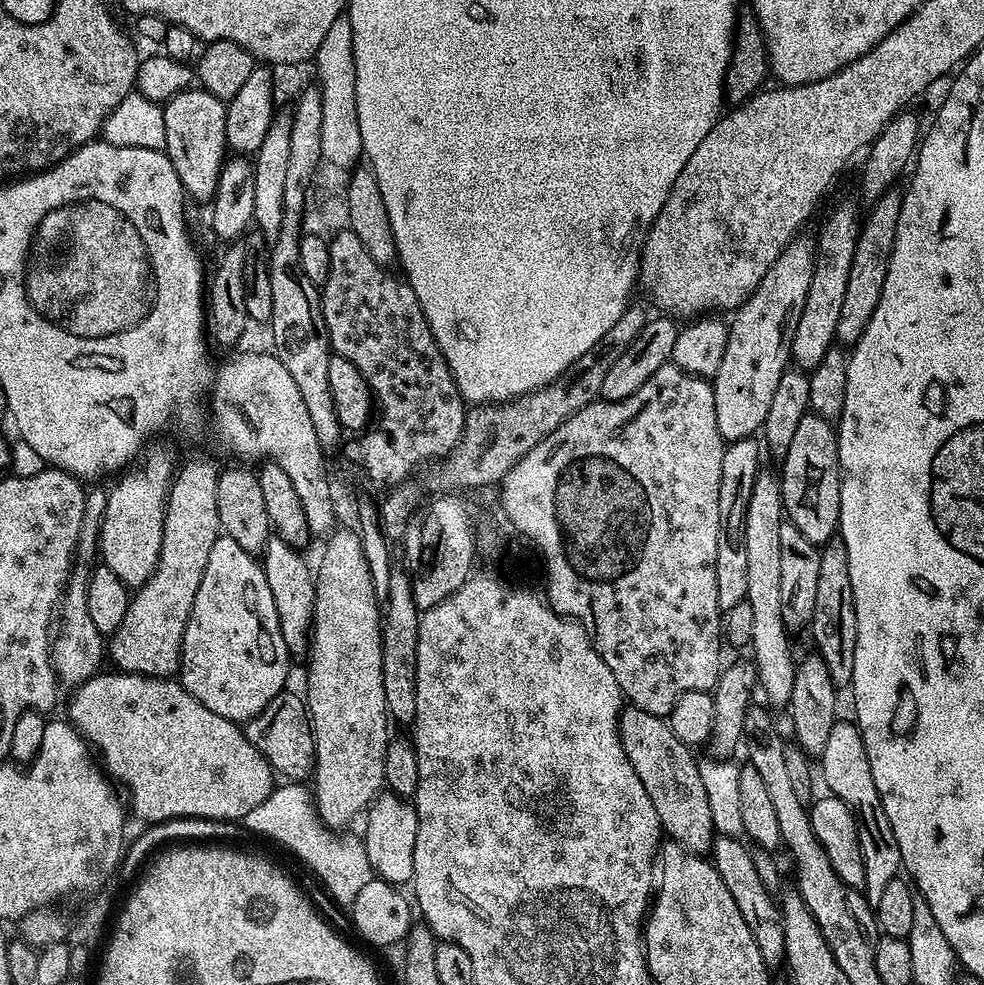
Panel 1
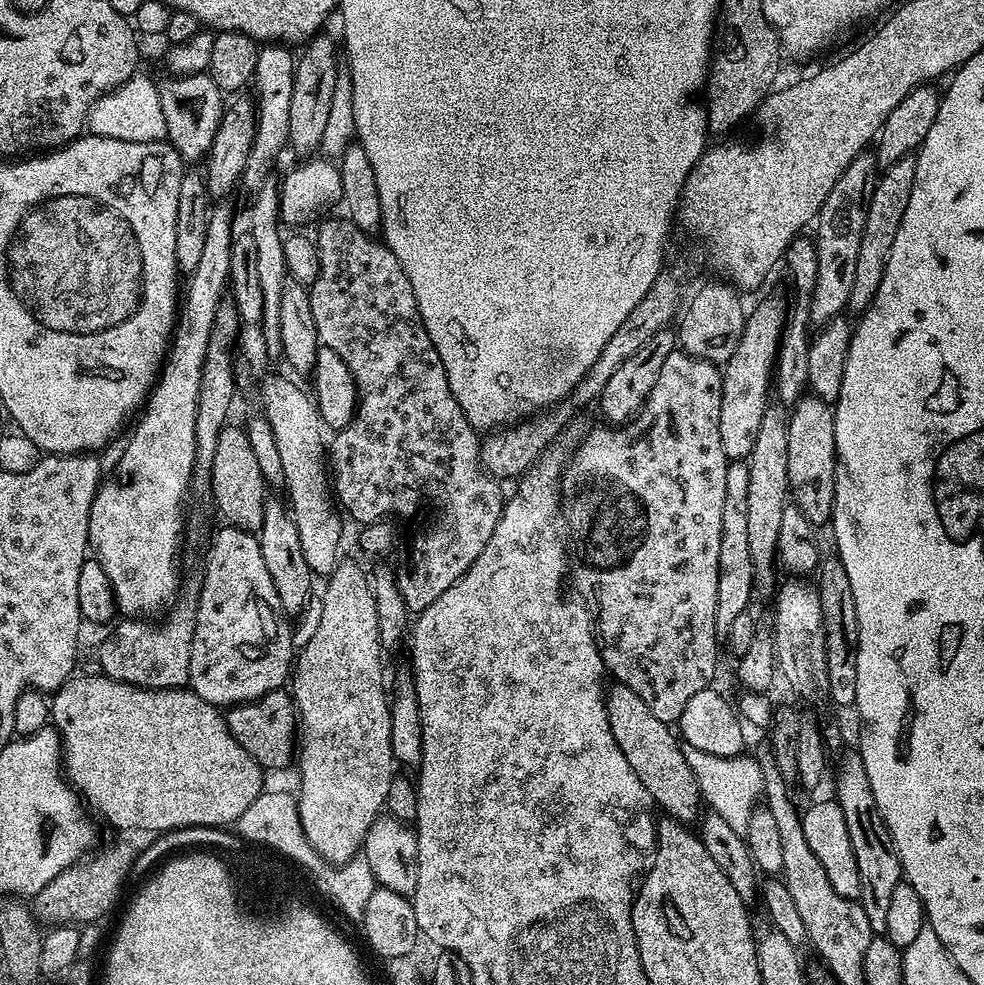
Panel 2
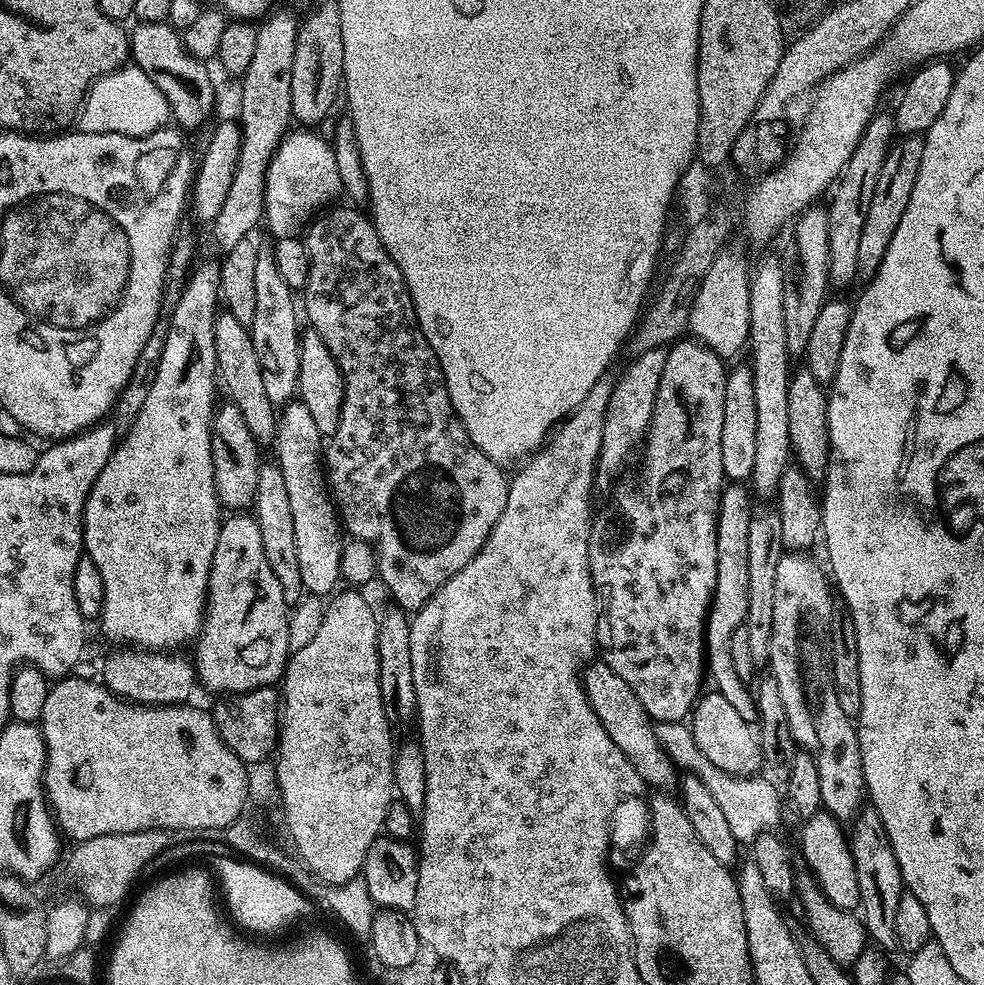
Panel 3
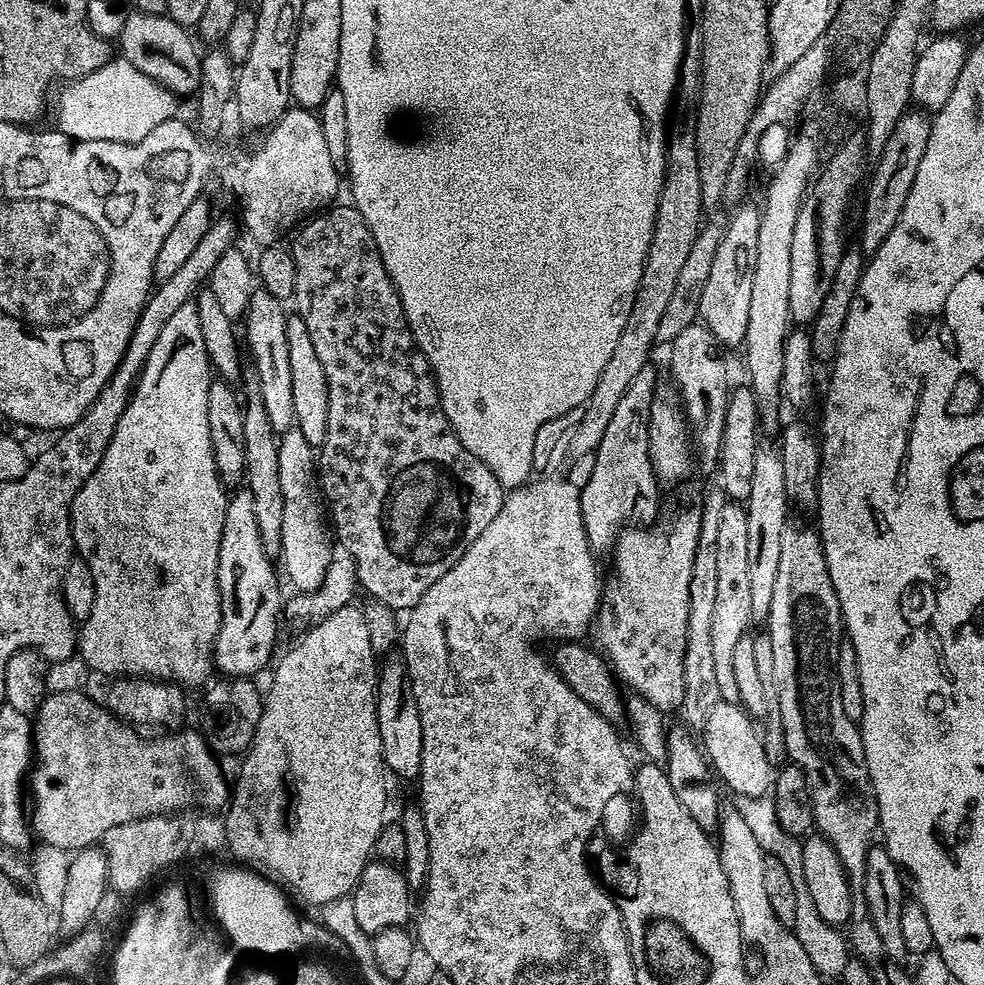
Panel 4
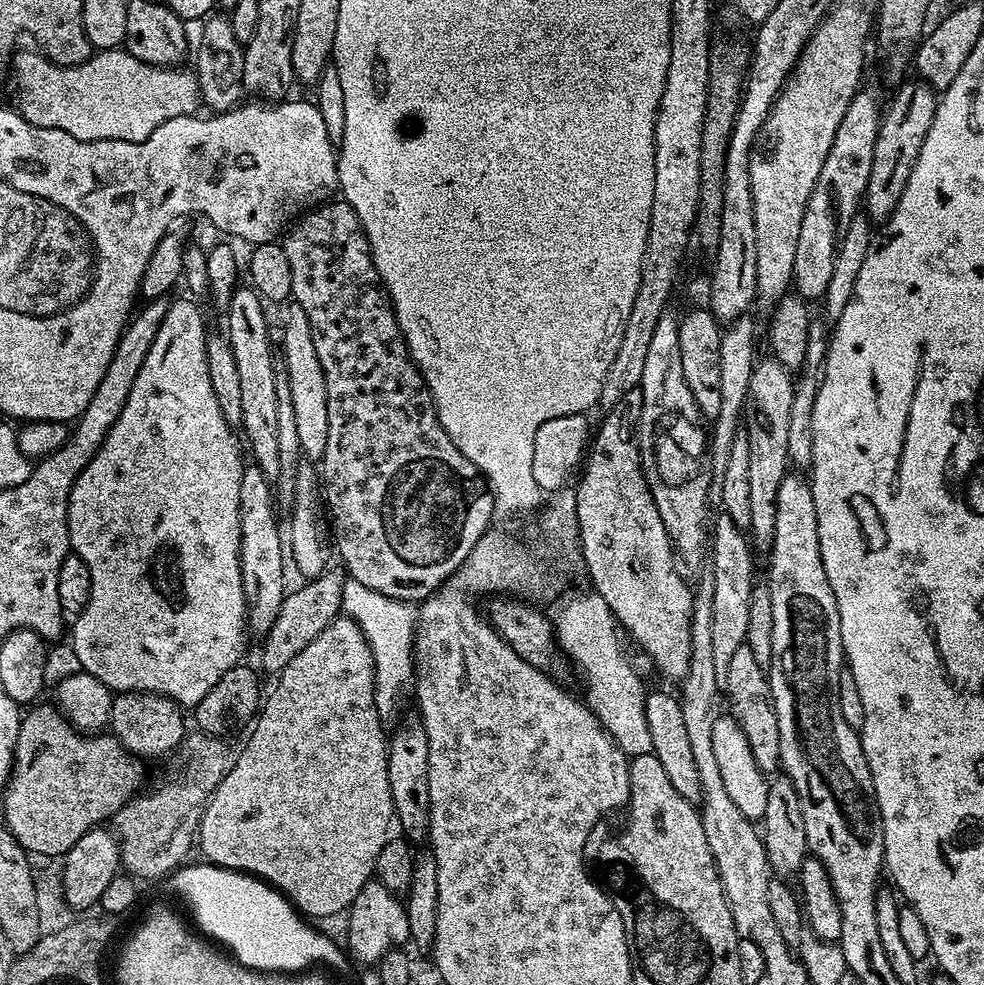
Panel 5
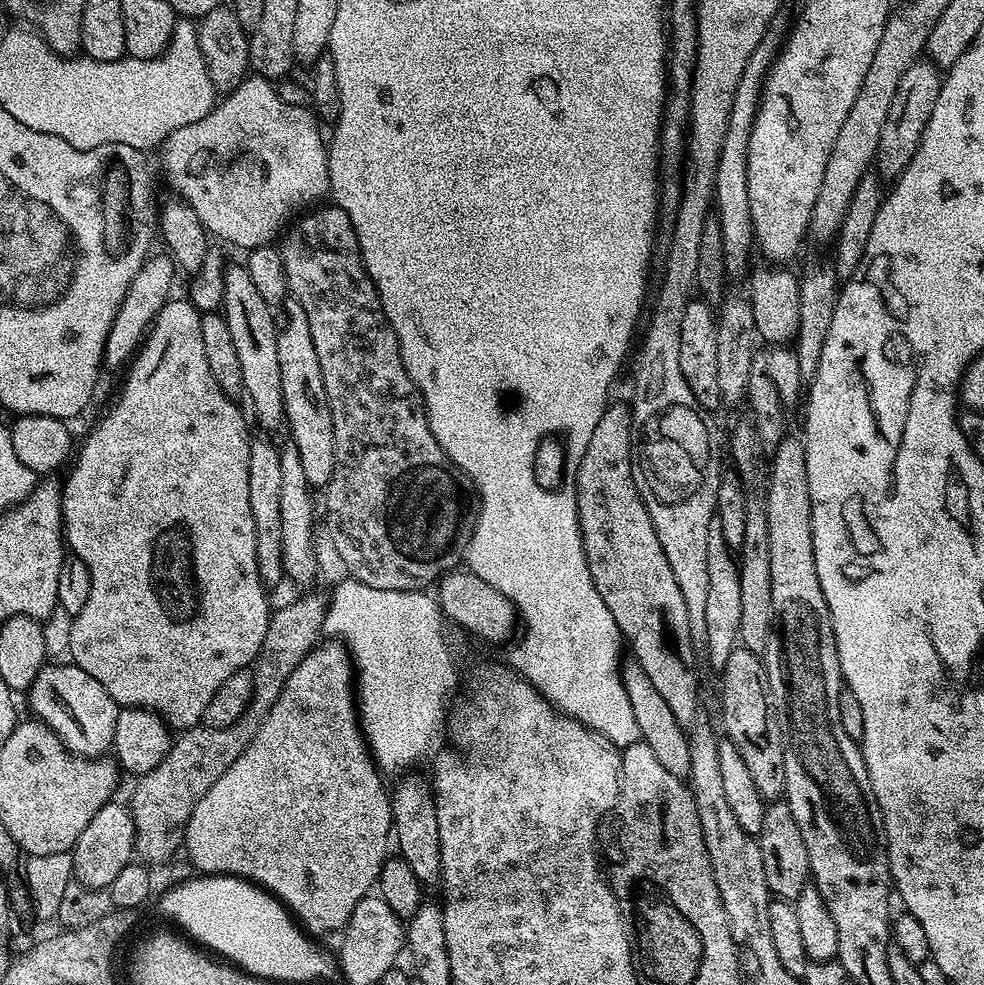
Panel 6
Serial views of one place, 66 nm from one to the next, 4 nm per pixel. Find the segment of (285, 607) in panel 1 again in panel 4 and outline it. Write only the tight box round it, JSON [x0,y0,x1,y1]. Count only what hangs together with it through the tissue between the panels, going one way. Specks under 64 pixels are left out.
[242,395,284,550]

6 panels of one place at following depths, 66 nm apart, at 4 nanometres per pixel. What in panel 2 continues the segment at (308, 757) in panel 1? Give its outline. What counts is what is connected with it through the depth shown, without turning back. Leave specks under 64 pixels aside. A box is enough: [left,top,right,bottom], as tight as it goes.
[226,691,298,769]

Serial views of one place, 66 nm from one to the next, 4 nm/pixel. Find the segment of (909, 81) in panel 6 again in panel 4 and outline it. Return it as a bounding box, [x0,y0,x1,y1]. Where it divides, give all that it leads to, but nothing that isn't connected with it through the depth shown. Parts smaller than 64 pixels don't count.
[858,110,932,254]

